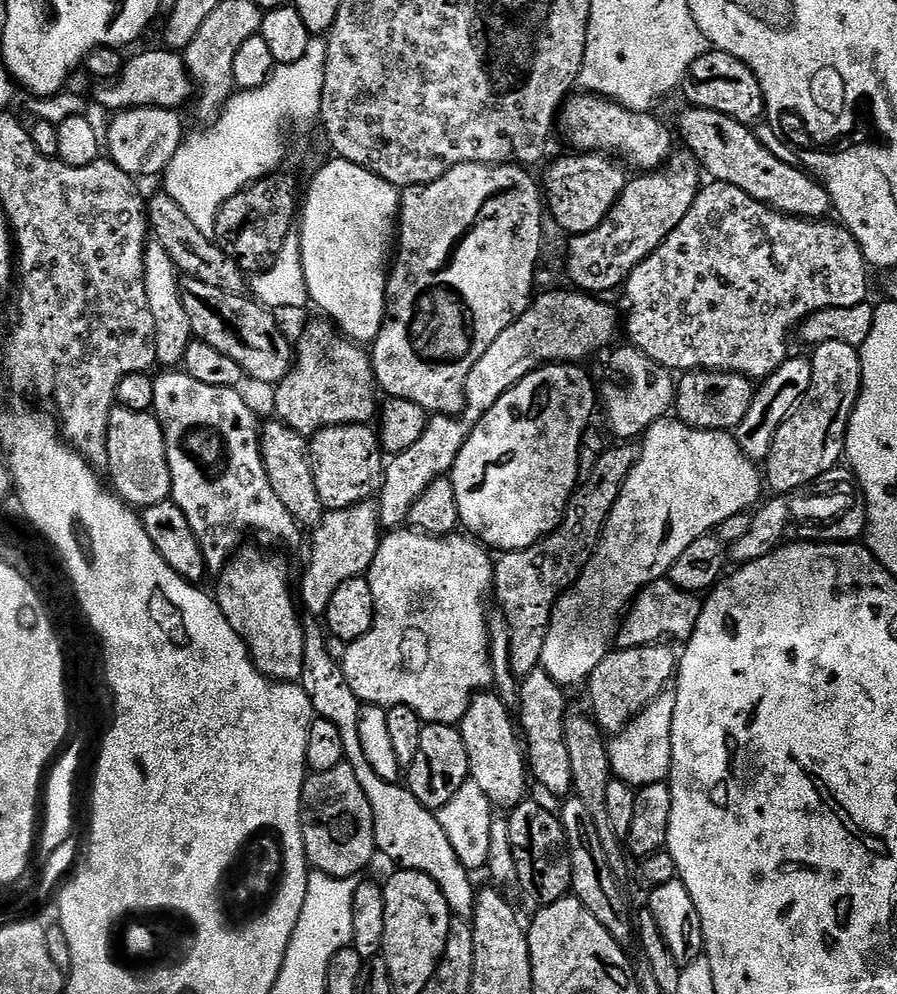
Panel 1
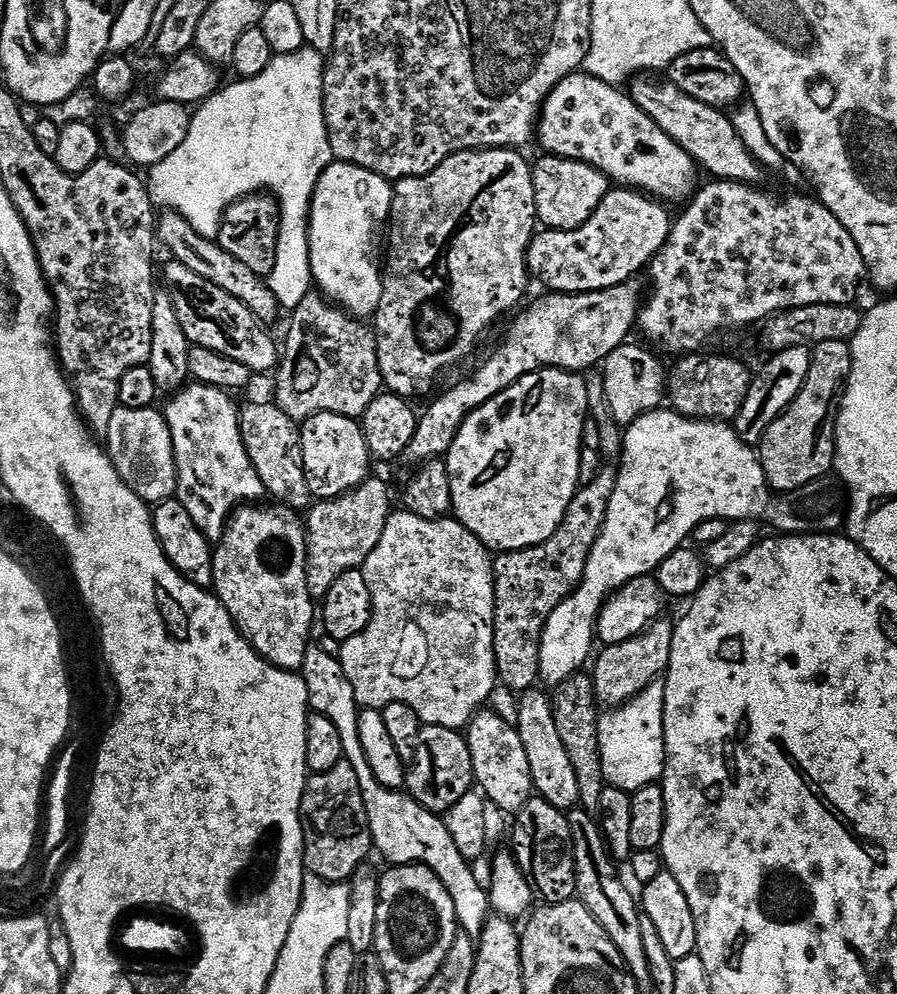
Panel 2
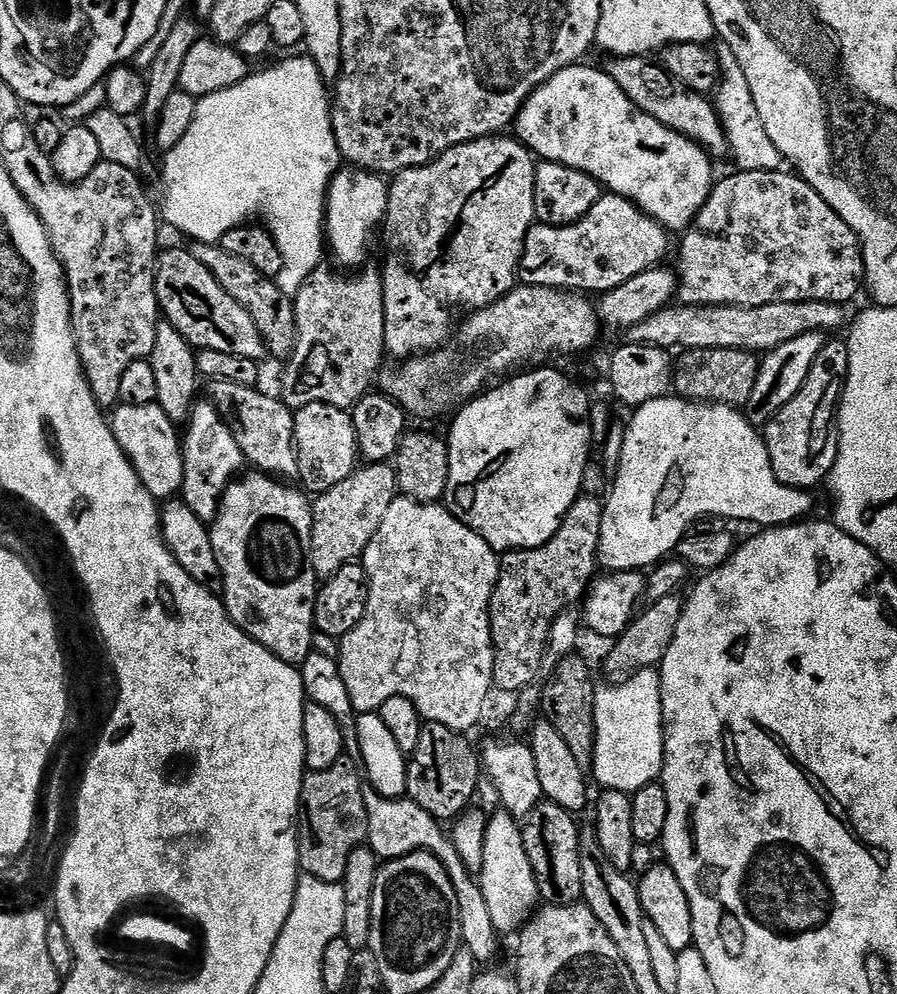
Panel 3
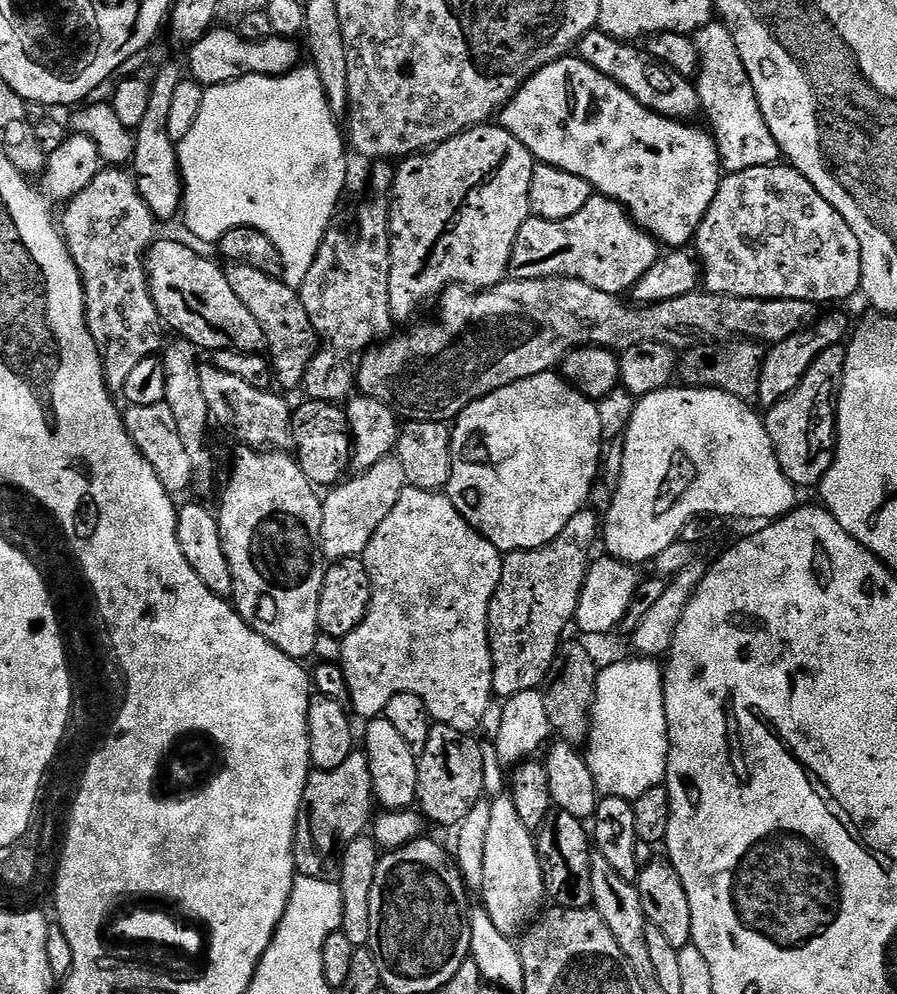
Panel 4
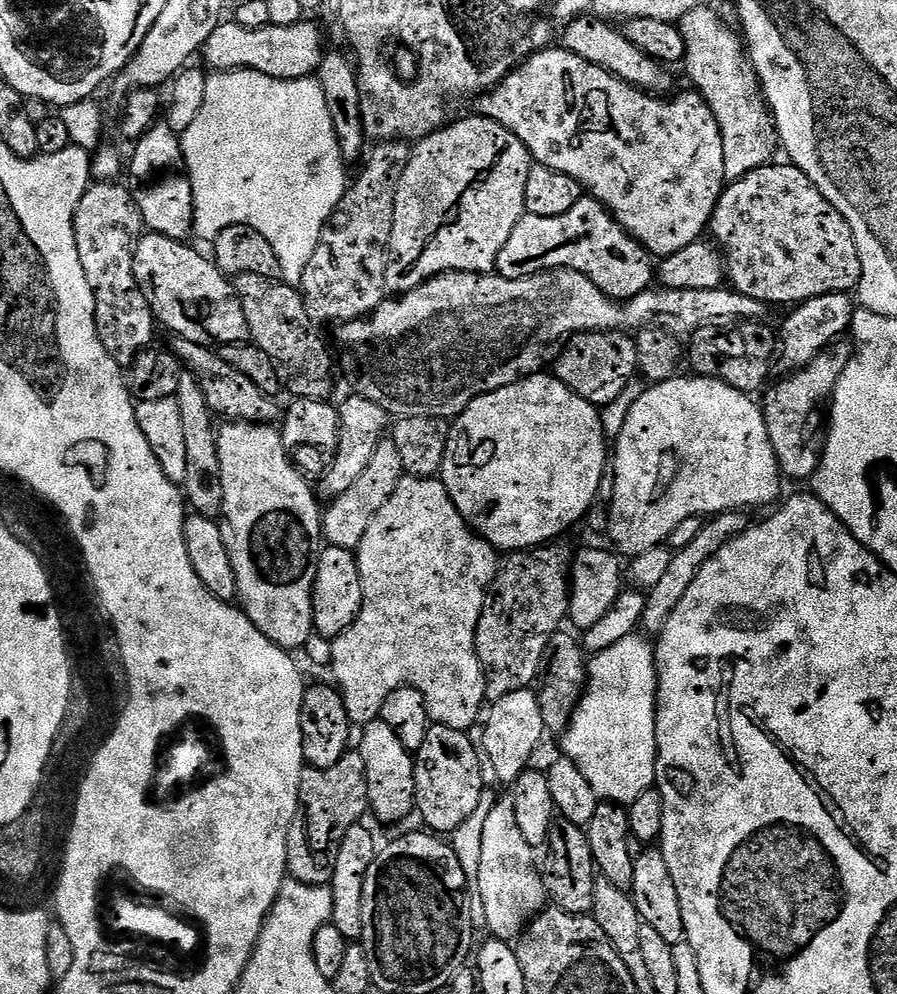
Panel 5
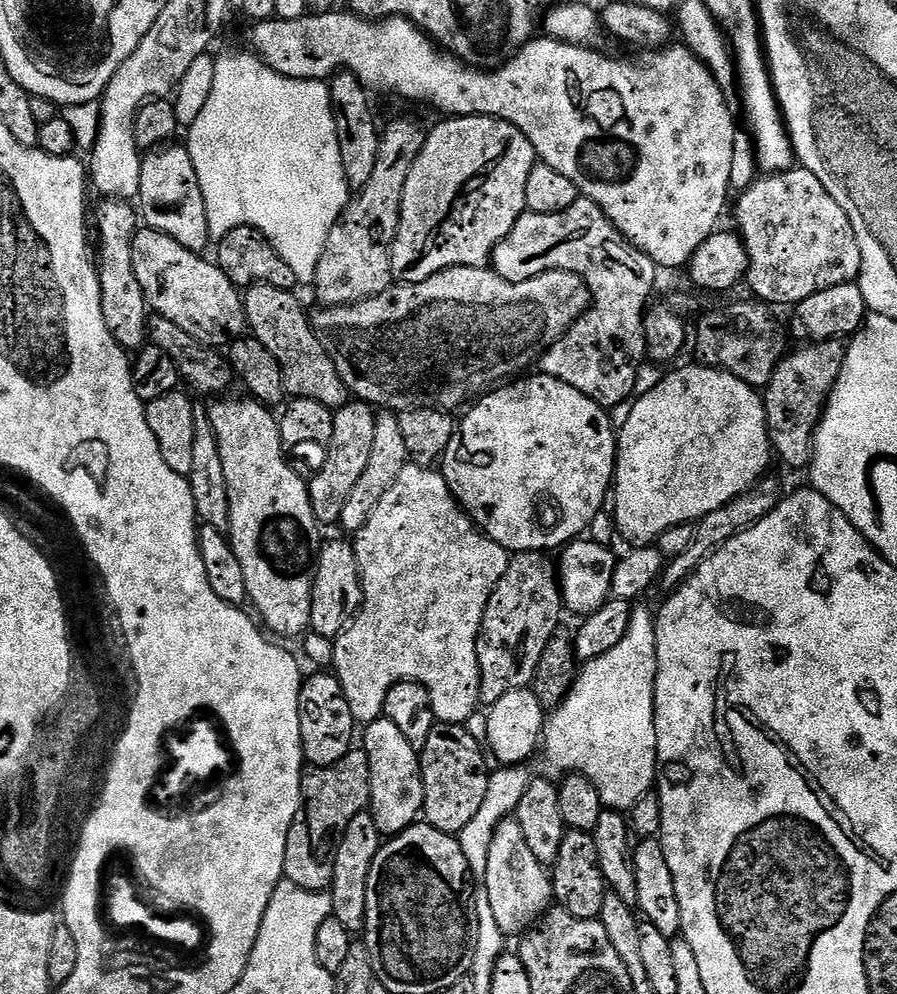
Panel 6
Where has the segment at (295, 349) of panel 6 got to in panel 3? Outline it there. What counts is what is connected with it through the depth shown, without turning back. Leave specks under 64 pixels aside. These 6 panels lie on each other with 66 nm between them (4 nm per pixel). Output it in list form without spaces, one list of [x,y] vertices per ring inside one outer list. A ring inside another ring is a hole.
[[[196,242],[191,245],[190,251],[194,254],[194,258],[198,258],[198,262],[202,262],[202,266],[206,266],[206,270],[210,270],[210,274],[214,274],[214,278],[218,278],[222,290],[226,290],[226,294],[230,294],[230,298],[234,298],[234,302],[238,302],[238,306],[242,306],[246,314],[250,314],[250,318],[254,318],[254,326],[258,326],[265,349],[271,355],[273,352],[282,358],[290,357],[296,349],[293,297],[282,294],[273,277],[263,276],[261,272],[254,270],[254,266],[250,266],[250,262],[230,254],[230,250],[226,250],[219,243]]]

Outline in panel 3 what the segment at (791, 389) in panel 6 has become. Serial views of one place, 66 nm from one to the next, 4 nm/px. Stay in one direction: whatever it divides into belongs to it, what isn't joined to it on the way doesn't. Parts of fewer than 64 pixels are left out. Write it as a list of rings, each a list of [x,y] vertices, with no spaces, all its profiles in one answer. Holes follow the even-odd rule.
[[[840,338],[829,339],[818,350],[818,358],[814,358],[814,366],[810,366],[810,374],[806,374],[806,382],[802,382],[802,390],[774,414],[774,418],[769,424],[763,425],[762,435],[768,453],[770,454],[770,466],[774,466],[774,474],[778,482],[786,486],[798,489],[815,489],[815,484],[820,484],[829,479],[832,474],[832,467],[838,454],[840,438],[834,425],[838,420],[838,409],[840,398],[844,395],[844,384],[848,381],[848,371],[850,370],[850,350],[847,343]]]

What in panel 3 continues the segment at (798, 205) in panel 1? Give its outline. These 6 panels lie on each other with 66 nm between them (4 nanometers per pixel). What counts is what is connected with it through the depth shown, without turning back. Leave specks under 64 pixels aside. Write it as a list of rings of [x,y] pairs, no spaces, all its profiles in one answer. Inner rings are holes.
[[[617,56],[607,62],[608,76],[618,82],[622,94],[626,94],[626,98],[630,98],[634,106],[650,114],[650,118],[662,122],[662,126],[690,138],[698,146],[702,146],[709,156],[719,158],[729,155],[727,136],[715,103],[705,93],[690,90],[690,86],[682,86],[678,78],[671,76],[655,59],[648,56]]]

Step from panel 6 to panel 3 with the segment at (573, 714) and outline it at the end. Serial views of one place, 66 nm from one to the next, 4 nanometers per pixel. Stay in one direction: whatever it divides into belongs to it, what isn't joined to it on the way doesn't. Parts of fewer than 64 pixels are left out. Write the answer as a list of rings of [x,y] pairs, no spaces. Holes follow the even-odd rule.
[[[648,669],[630,677],[621,684],[609,683],[596,693],[596,757],[590,769],[591,775],[604,790],[633,793],[647,784],[657,783],[664,770],[664,711],[660,673]]]

